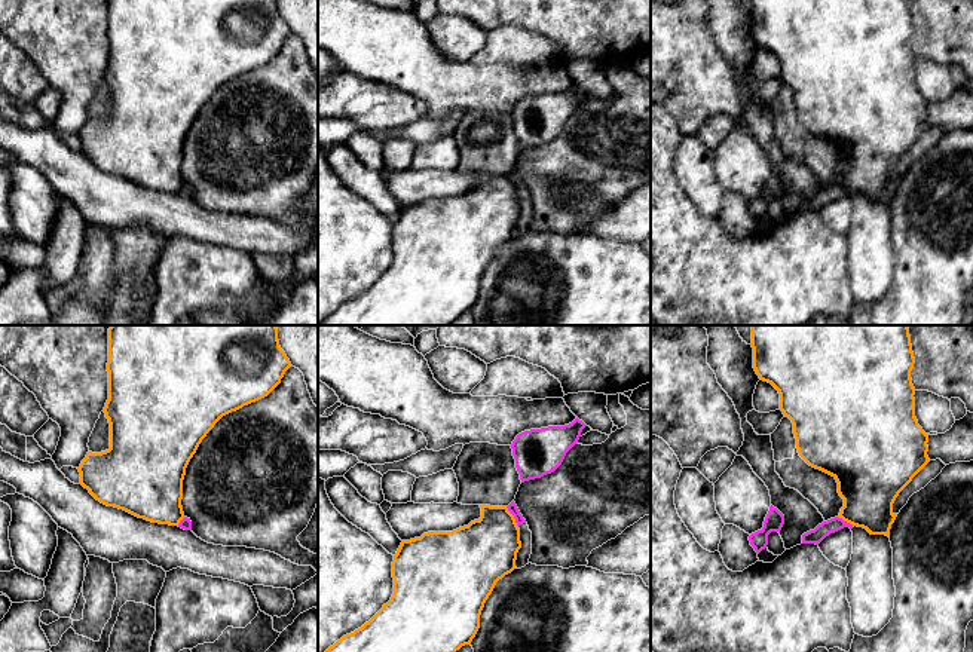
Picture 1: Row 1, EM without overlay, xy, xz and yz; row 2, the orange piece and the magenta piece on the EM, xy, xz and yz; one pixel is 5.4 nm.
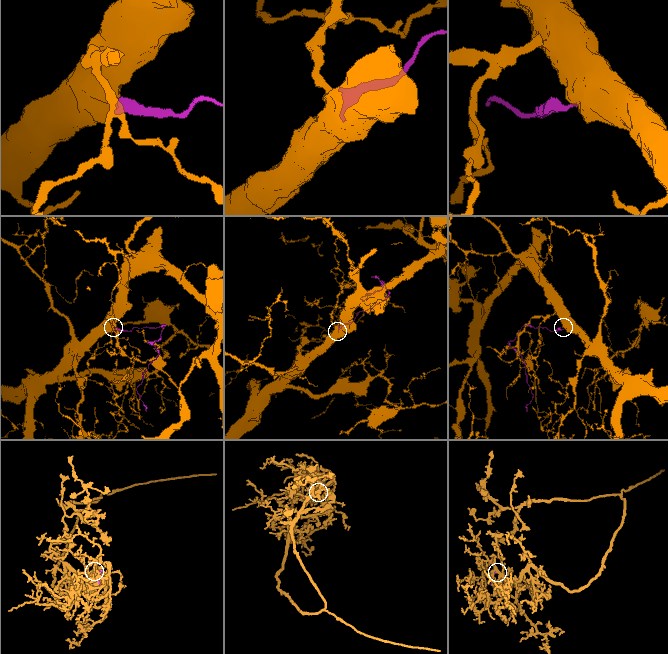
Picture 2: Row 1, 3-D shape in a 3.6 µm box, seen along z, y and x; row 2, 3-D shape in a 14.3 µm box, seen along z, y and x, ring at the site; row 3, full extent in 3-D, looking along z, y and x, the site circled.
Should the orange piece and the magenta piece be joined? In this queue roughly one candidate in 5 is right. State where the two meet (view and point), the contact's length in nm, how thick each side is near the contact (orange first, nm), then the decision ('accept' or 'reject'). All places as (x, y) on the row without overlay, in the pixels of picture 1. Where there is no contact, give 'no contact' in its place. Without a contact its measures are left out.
xz (513, 184) | 130 nm | 340/50 nm | reject

